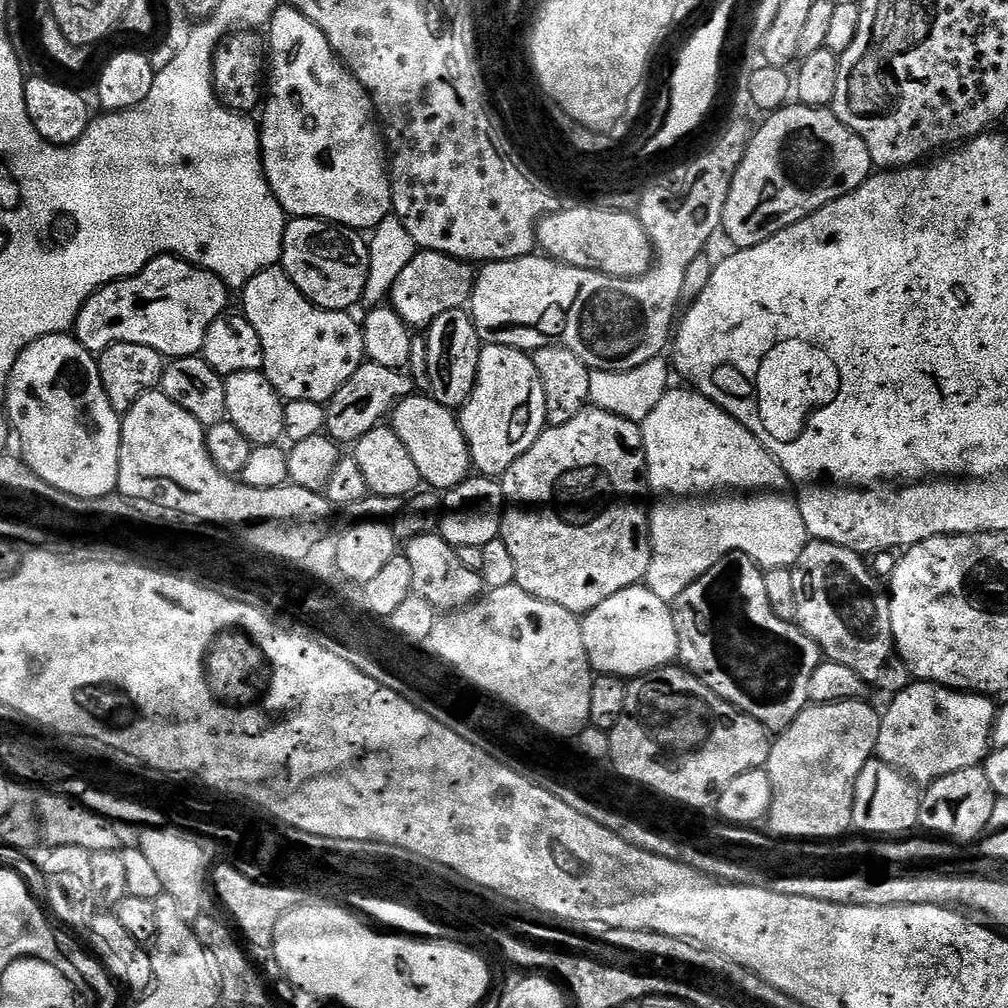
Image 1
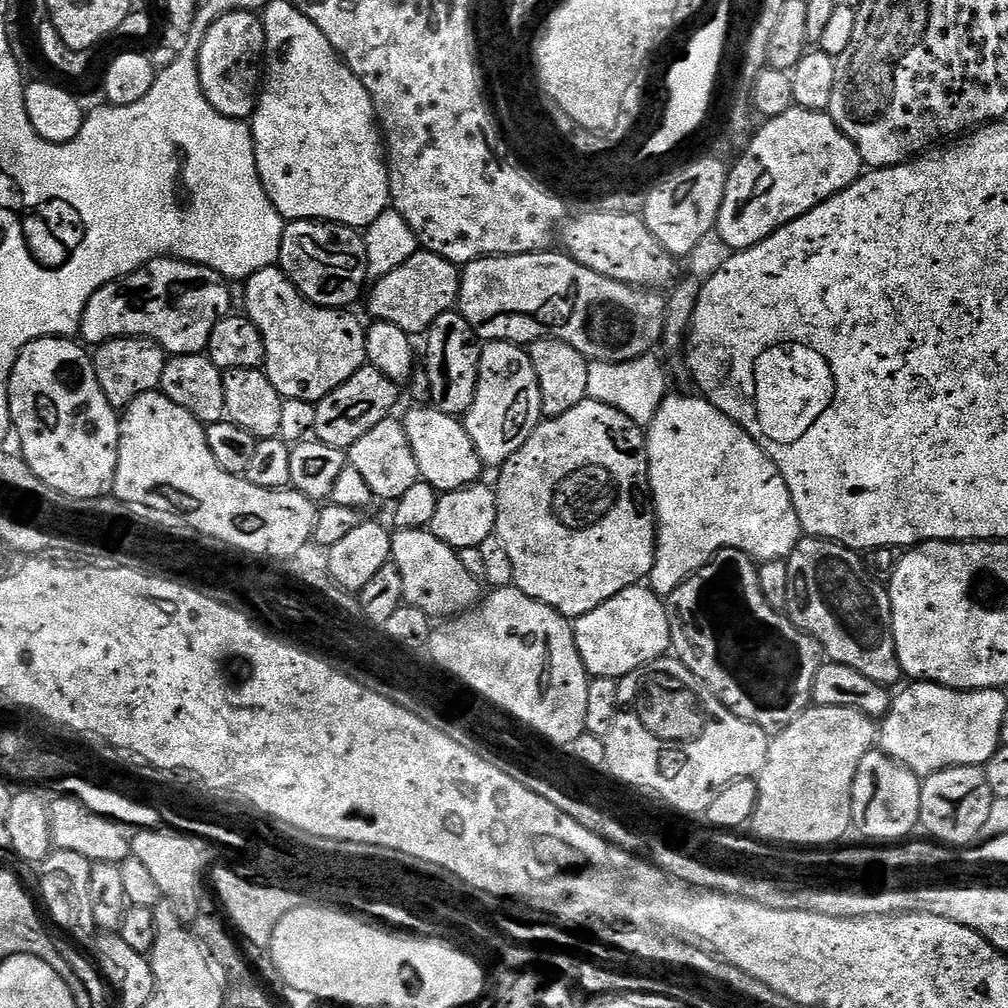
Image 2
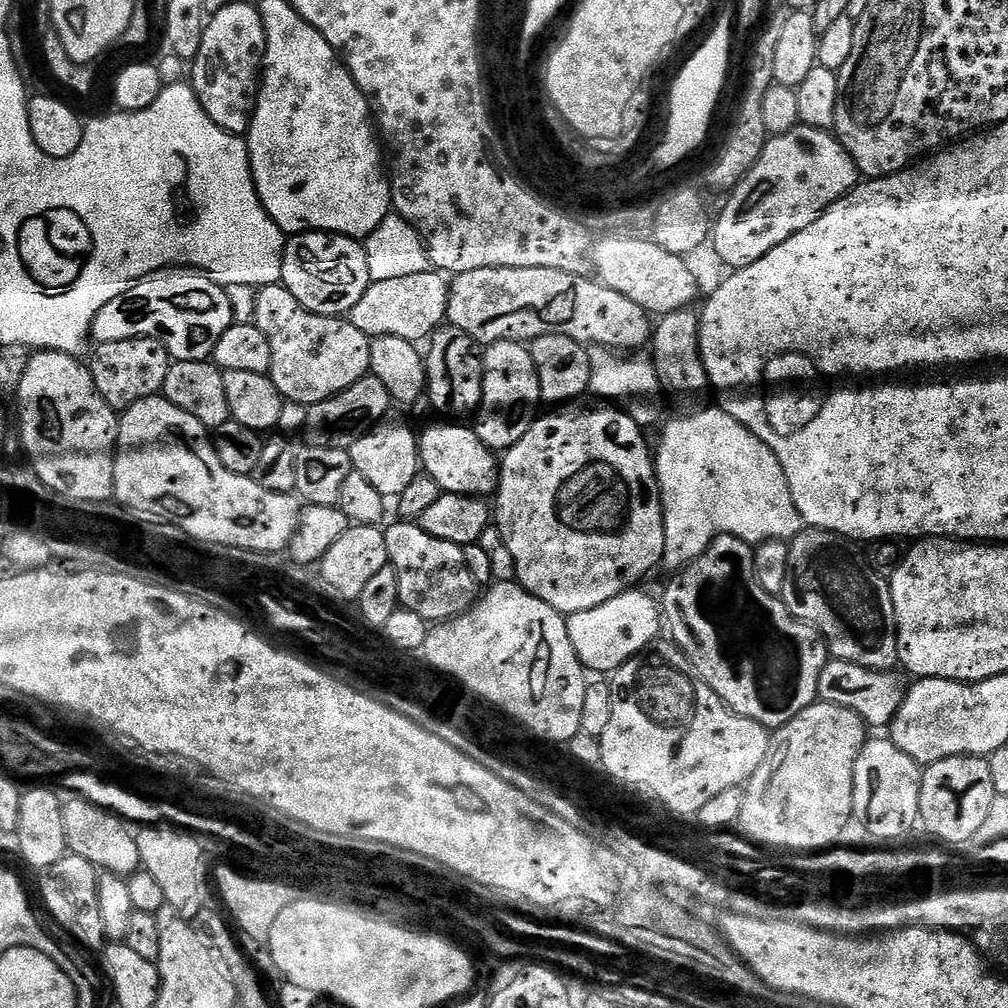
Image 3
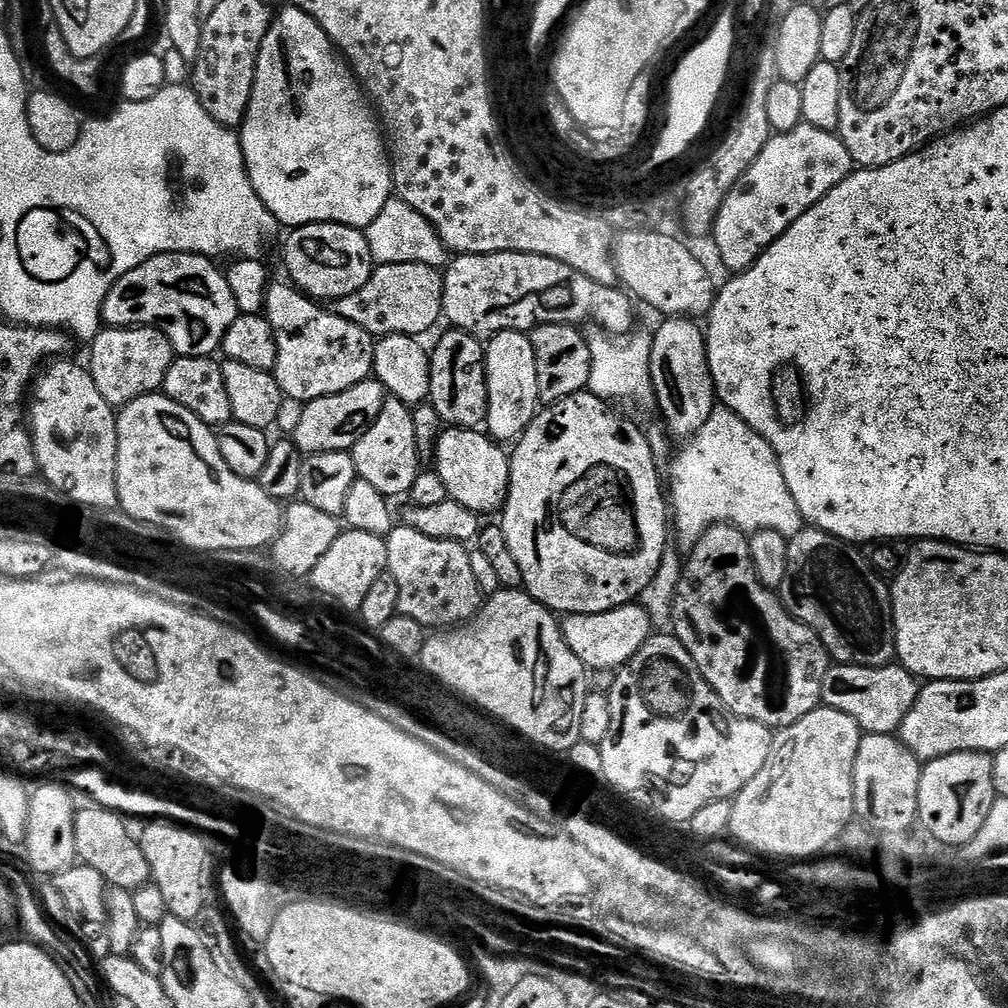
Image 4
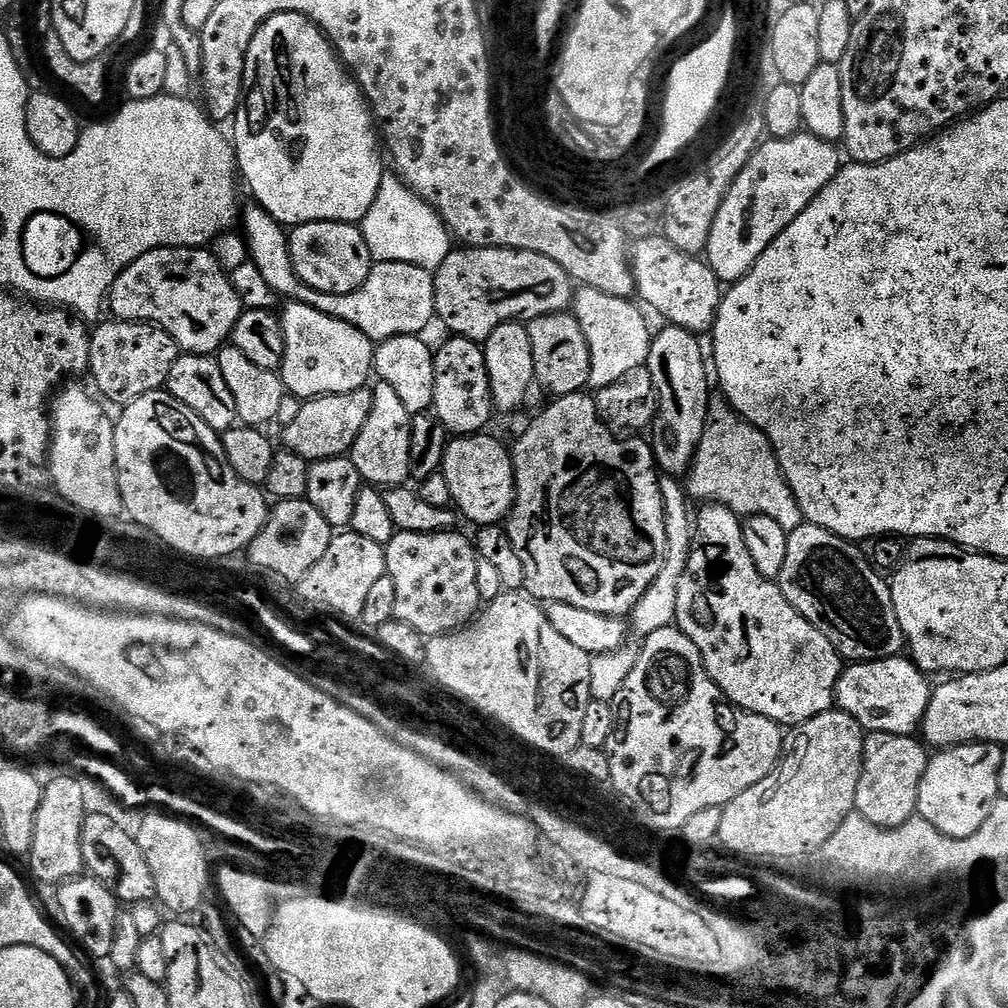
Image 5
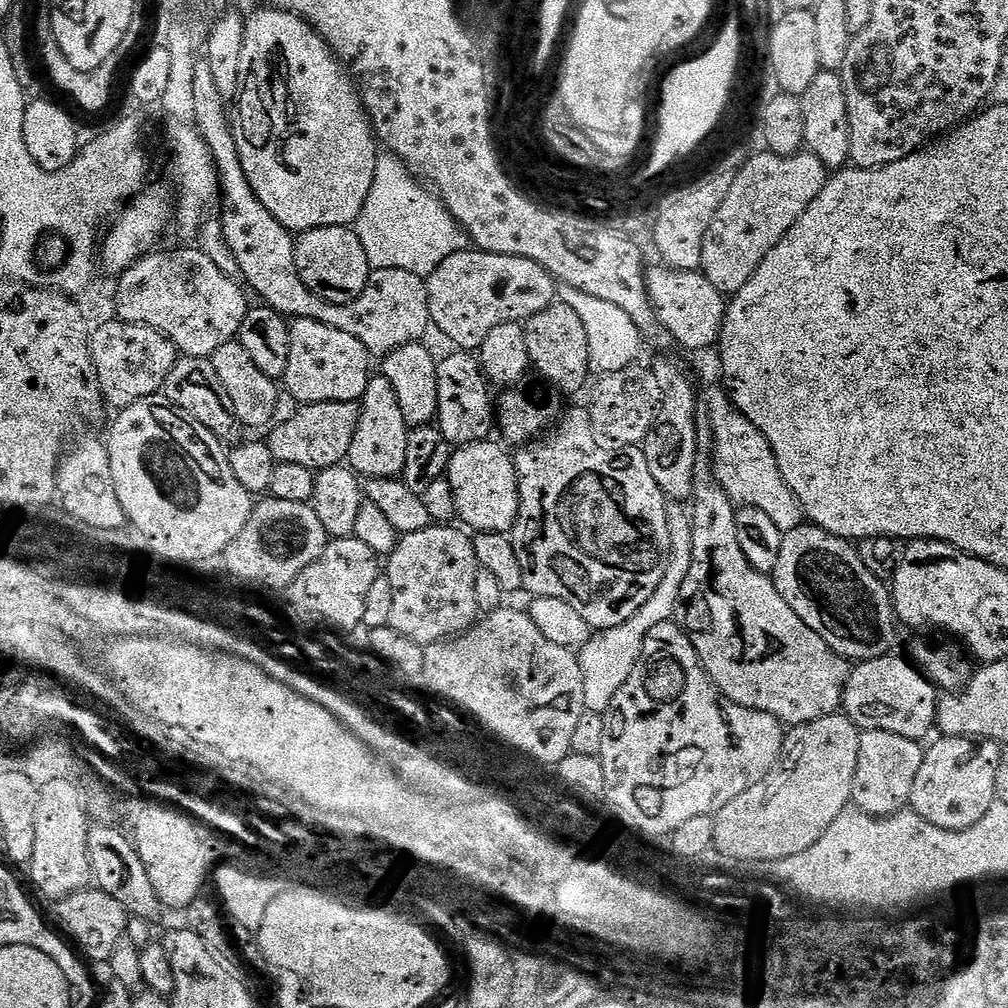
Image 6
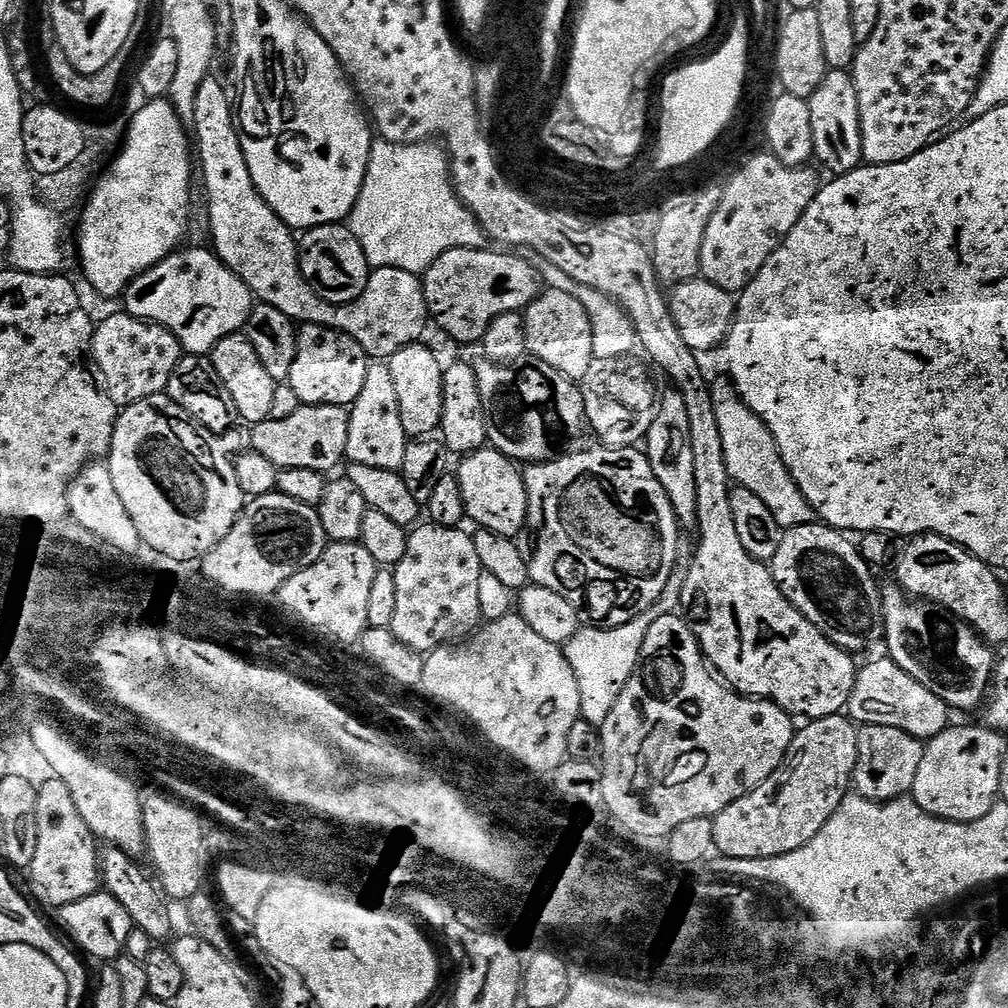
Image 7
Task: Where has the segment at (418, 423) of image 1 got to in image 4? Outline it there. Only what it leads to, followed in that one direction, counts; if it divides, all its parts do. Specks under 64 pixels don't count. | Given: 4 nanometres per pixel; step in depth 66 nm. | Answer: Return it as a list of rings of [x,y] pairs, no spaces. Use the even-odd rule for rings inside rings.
[[[445,427],[436,439],[434,451],[434,471],[446,484],[449,500],[466,506],[466,510],[477,514],[499,513],[508,497],[510,459],[497,441],[489,438],[483,431],[474,428]]]

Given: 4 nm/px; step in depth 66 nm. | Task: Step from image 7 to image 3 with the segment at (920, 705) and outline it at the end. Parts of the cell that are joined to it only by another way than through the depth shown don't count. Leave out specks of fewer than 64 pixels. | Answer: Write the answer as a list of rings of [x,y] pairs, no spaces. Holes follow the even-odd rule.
[[[832,658],[818,678],[818,697],[825,704],[854,710],[854,714],[862,717],[869,729],[887,729],[898,714],[906,691],[906,684],[903,684],[896,675],[895,671],[875,672],[854,662]]]

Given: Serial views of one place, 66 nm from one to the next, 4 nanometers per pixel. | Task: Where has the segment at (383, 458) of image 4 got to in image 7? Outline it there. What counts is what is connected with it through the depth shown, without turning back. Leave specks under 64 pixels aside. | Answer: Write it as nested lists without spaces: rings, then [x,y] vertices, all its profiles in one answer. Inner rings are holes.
[[[387,363],[368,365],[366,386],[350,406],[350,438],[346,442],[346,457],[353,464],[378,466],[378,470],[400,472],[406,462],[409,436],[402,430],[402,414],[398,406],[398,390],[394,387],[394,374]]]

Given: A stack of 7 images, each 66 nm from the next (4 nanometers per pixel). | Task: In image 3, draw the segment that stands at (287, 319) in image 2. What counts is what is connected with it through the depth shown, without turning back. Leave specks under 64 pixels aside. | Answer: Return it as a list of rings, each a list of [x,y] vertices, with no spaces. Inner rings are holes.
[[[268,282],[256,296],[256,316],[254,323],[266,334],[270,342],[272,355],[272,371],[270,373],[274,386],[279,390],[285,401],[293,404],[314,405],[323,400],[329,400],[354,386],[364,379],[370,372],[370,350],[372,340],[358,326],[354,326],[351,319],[339,316],[323,316],[306,310],[290,294],[290,290],[280,282]]]

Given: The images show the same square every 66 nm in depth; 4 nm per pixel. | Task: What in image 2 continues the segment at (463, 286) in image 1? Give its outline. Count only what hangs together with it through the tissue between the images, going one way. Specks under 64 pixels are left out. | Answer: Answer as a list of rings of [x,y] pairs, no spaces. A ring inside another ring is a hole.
[[[417,250],[406,264],[375,281],[372,297],[368,300],[371,319],[390,322],[409,334],[427,333],[443,312],[457,307],[461,275],[461,269],[449,260],[427,250]]]

